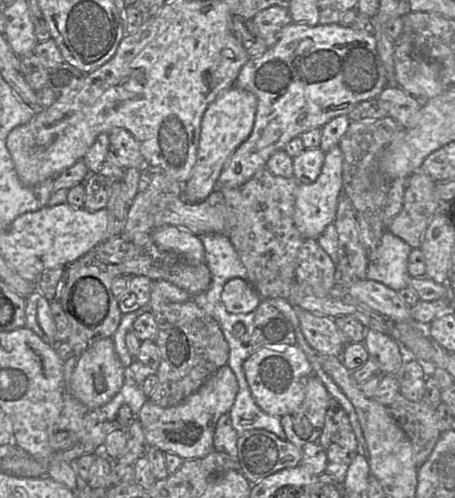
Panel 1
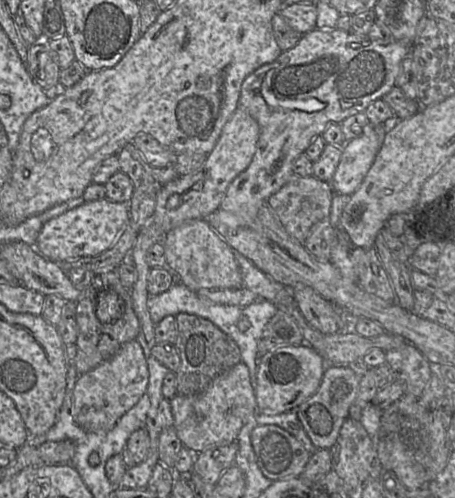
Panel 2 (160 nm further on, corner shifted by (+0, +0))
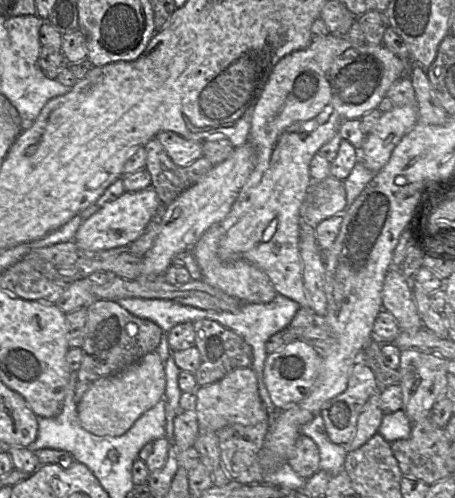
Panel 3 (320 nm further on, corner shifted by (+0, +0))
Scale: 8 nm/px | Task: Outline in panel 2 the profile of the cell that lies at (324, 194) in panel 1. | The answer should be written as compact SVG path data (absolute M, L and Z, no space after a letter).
M368 123L360 136L345 143L330 181L334 194L351 196L358 189L383 144L390 123Z

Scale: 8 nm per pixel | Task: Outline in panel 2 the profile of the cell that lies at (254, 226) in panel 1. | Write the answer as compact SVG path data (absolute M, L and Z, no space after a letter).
M293 174L278 192L267 199L265 205L276 214L289 235L304 243L312 227L329 216L333 196L329 182L314 176L302 177Z

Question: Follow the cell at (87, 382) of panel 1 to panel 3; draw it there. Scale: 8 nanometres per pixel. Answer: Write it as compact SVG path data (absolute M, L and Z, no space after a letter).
M156 351L150 352L125 369L100 378L90 385L77 403L80 425L95 436L121 436L144 412L163 398L165 388L164 363Z

